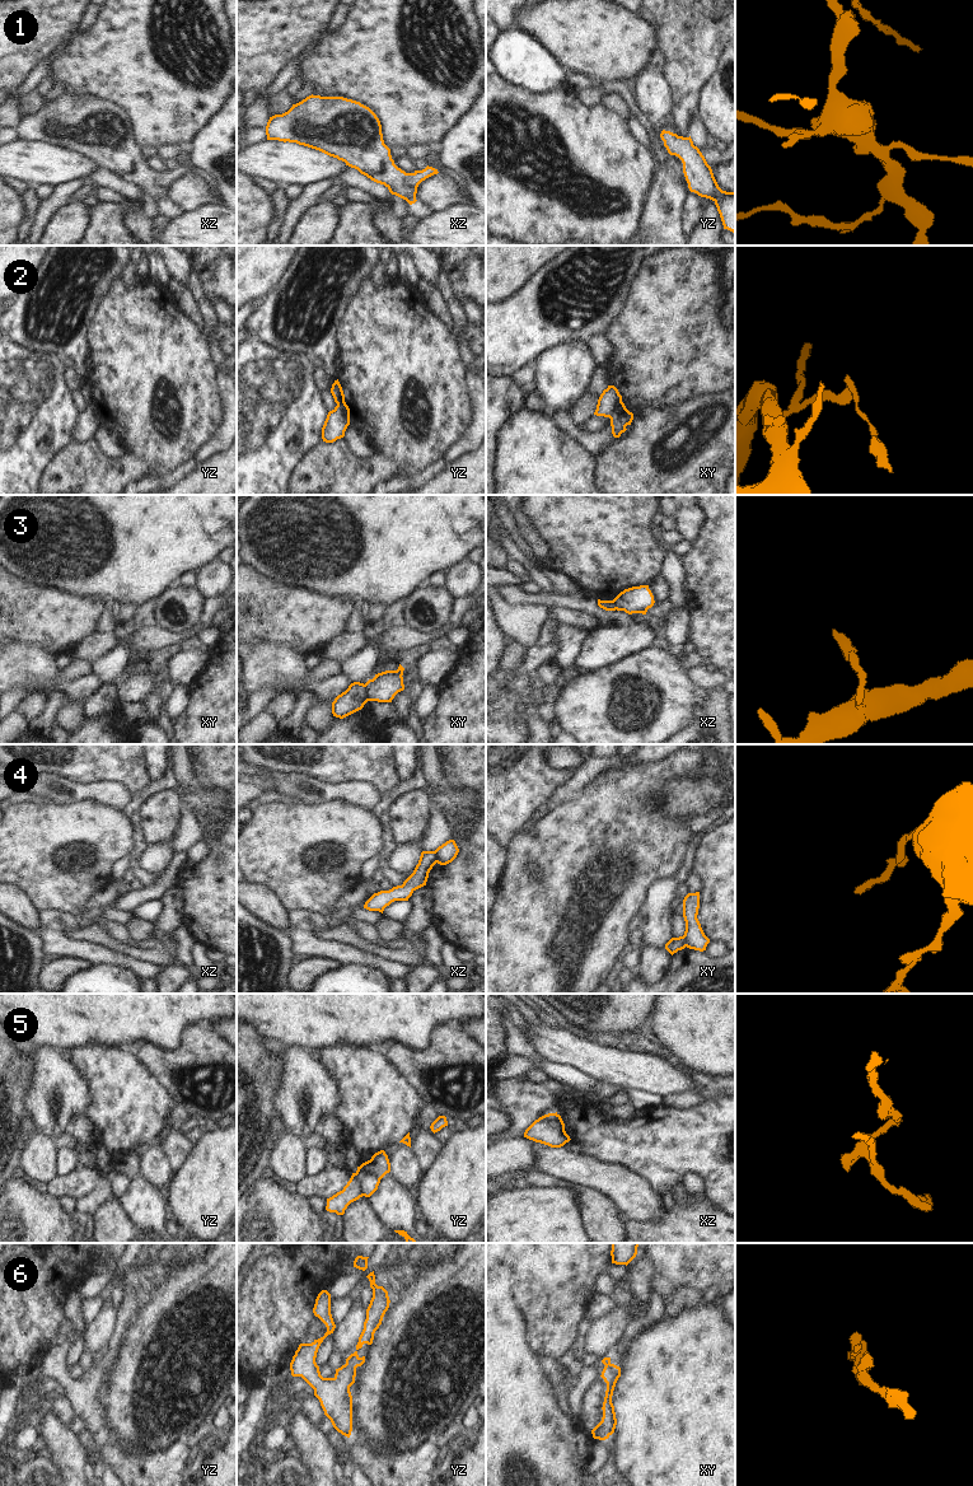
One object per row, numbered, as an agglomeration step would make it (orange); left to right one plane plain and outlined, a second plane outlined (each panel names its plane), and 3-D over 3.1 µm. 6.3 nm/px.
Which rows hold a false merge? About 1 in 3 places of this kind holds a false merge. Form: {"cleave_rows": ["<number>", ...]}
{"cleave_rows": ["2", "3", "4", "5"]}

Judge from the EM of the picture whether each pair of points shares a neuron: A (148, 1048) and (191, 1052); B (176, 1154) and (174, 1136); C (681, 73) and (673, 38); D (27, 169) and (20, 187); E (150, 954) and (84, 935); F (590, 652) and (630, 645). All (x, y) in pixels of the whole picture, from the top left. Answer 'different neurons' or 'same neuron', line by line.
A: same neuron
B: same neuron
C: same neuron
D: different neurons
E: same neuron
F: same neuron

